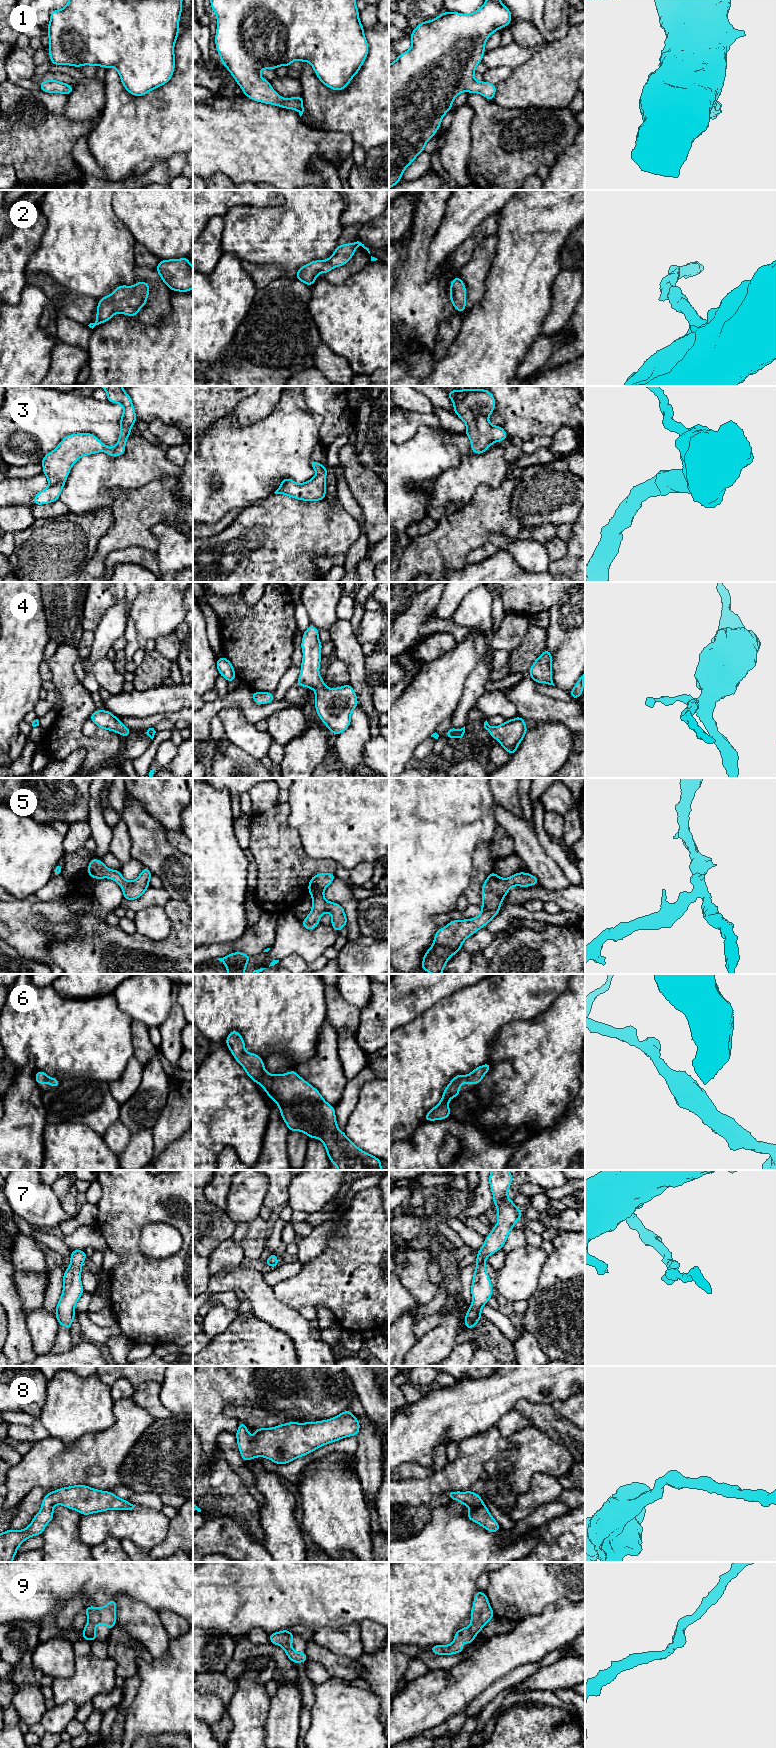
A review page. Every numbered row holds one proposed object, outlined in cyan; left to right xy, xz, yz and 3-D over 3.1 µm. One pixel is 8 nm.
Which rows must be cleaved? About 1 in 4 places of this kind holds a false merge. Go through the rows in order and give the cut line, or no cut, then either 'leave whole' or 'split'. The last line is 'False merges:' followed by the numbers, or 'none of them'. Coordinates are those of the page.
1: cut none; leave whole
2: cut none; leave whole
3: cut none; leave whole
4: cut none; leave whole
5: cut none; leave whole
6: cut none; leave whole
7: cut none; leave whole
8: cut none; leave whole
9: cut none; leave whole
False merges: none of them

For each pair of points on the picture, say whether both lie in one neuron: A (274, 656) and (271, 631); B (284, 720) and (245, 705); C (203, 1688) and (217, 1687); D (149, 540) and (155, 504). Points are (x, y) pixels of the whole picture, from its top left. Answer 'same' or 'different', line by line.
A: same
B: different
C: same
D: same

